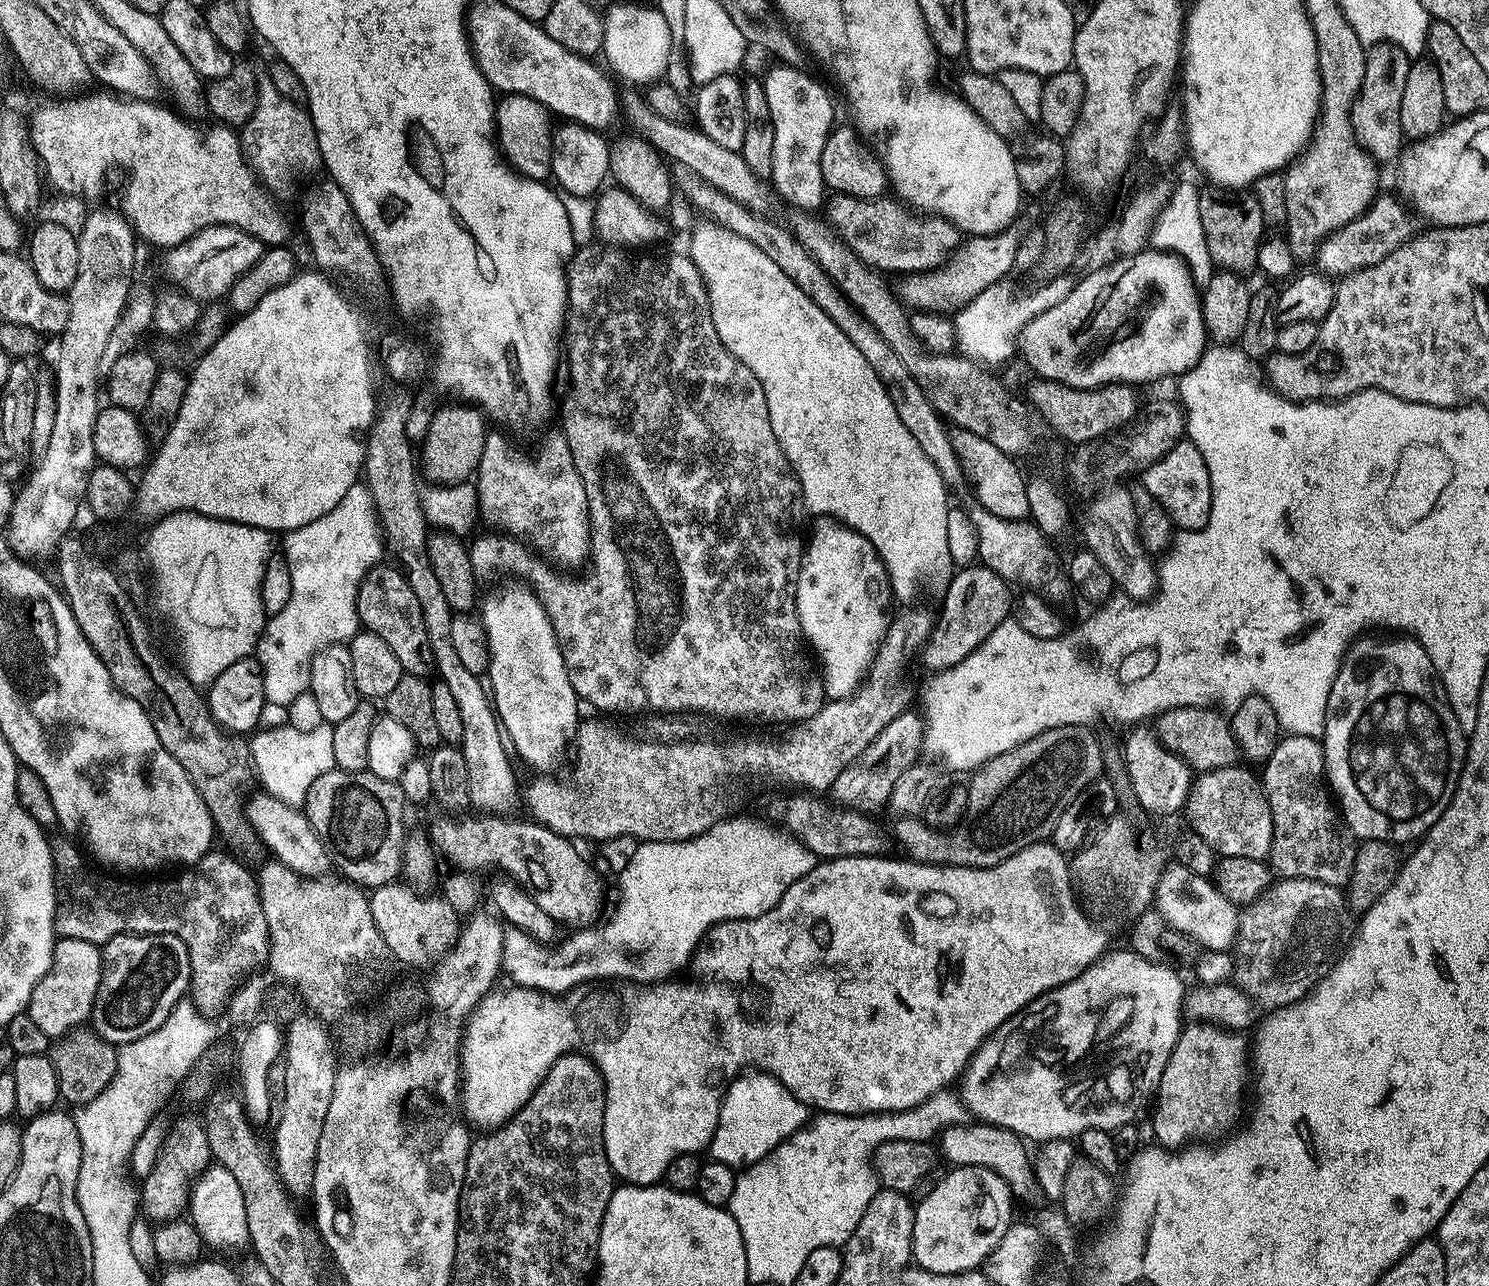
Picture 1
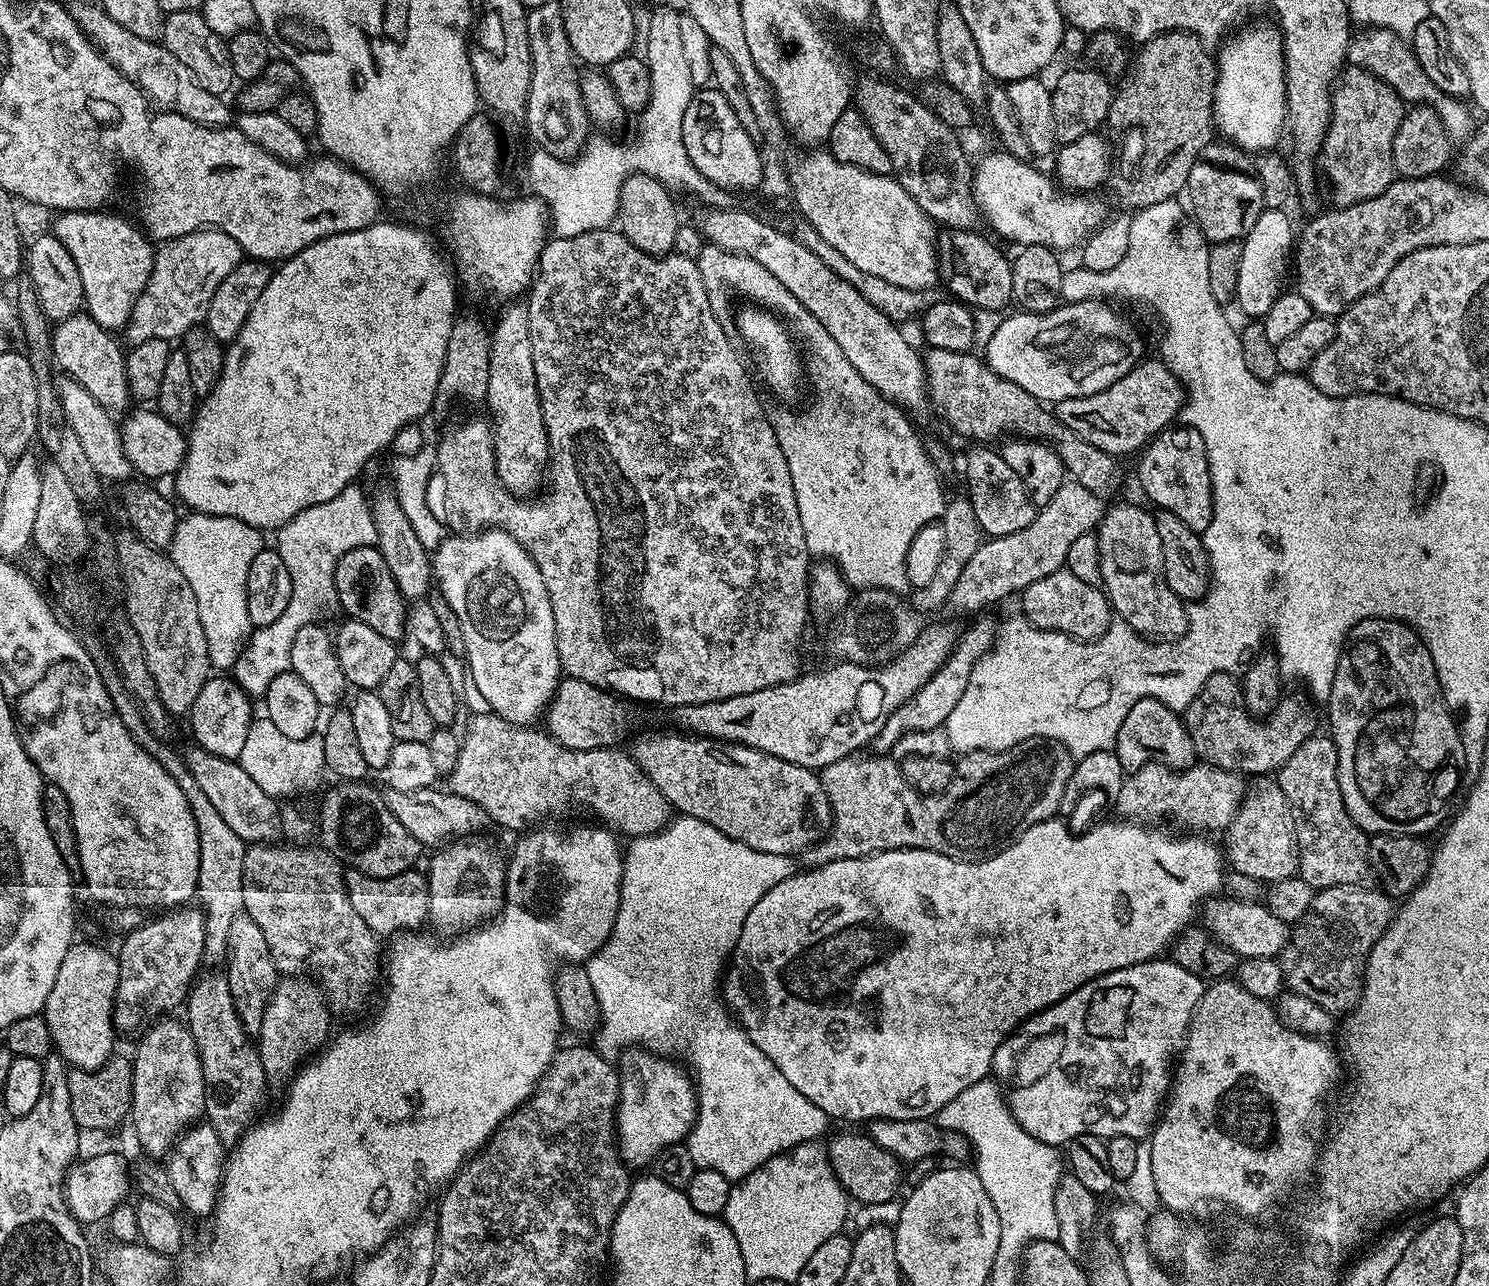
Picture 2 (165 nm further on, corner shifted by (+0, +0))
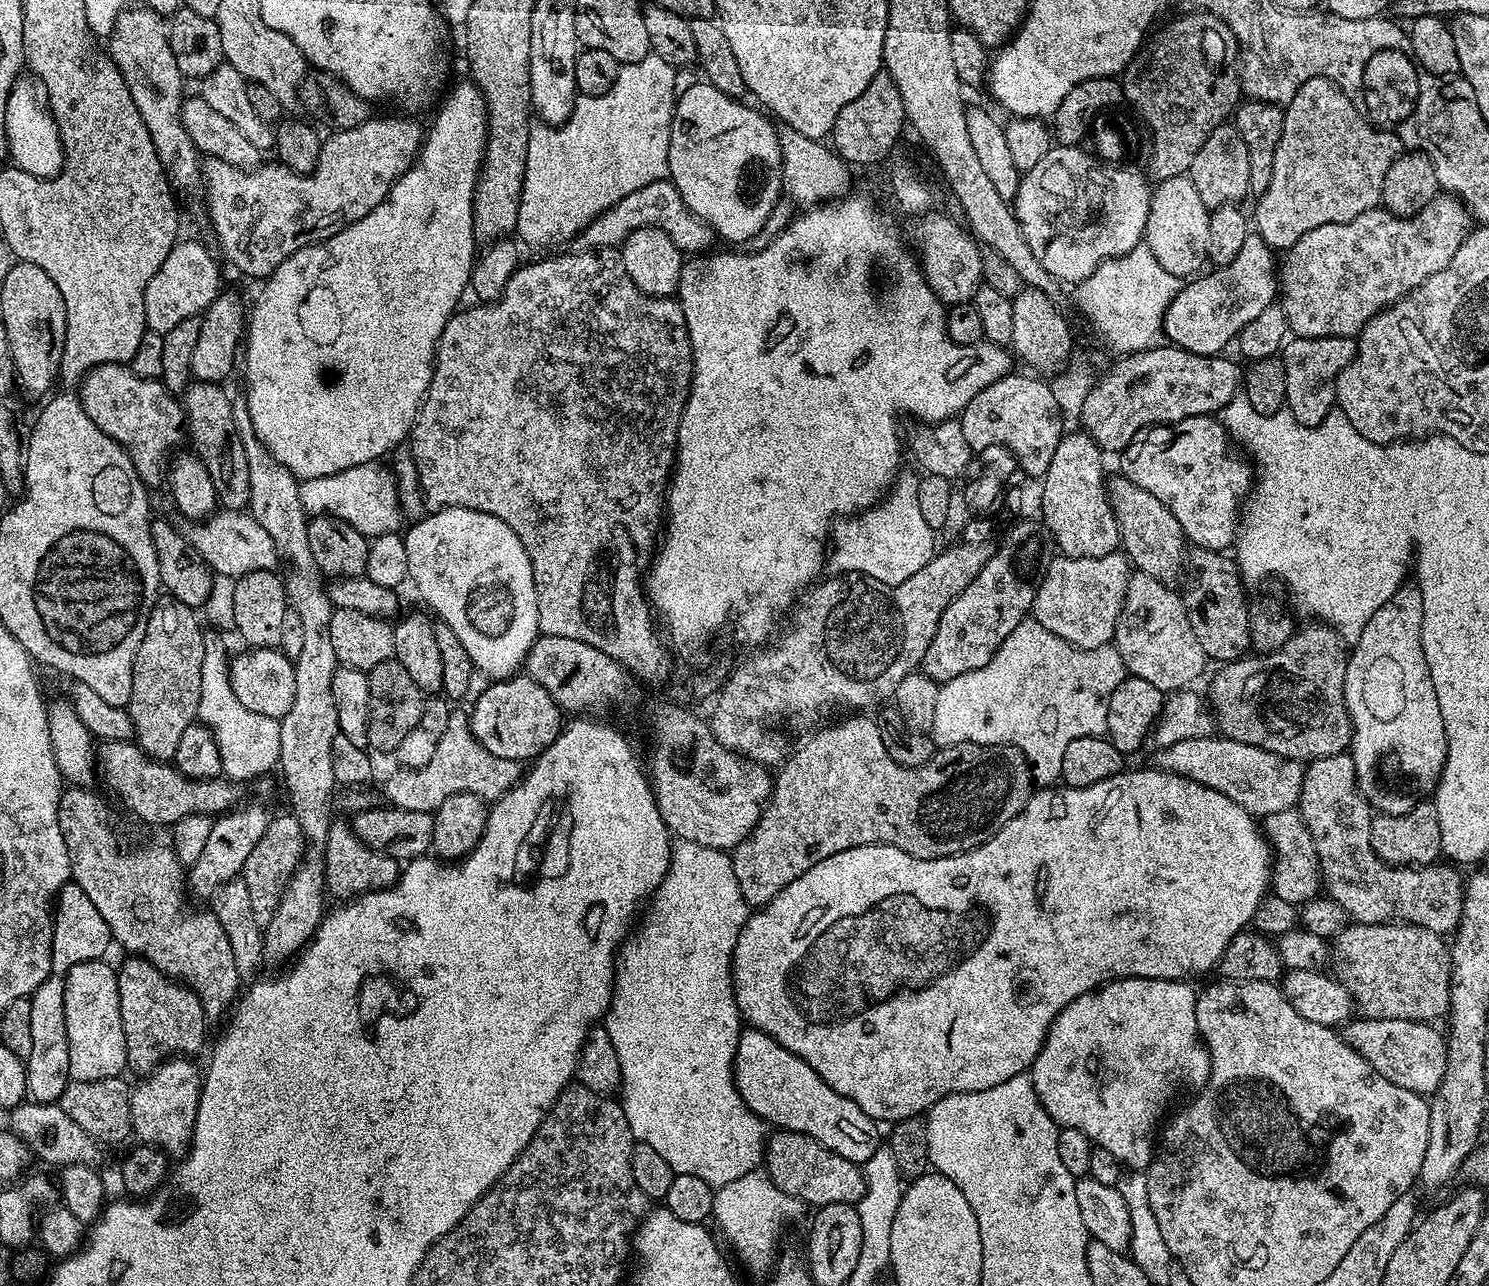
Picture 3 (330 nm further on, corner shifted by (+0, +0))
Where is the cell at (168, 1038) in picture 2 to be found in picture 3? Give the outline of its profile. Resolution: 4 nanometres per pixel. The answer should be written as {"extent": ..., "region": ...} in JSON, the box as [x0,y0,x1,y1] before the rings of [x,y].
{"extent":[116,954,204,1074],"region":[[[135,954],[127,957],[124,965],[119,965],[116,977],[118,978],[118,1002],[122,1014],[122,1030],[126,1034],[126,1054],[128,1055],[127,1067],[133,1068],[139,1074],[147,1074],[158,1064],[164,1063],[169,1058],[179,1057],[181,1054],[192,1054],[204,1044],[204,1007],[187,984],[179,979],[167,976],[160,972],[143,956]]]}

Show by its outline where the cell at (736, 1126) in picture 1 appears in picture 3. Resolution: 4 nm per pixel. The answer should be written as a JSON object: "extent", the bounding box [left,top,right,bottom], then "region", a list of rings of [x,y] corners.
{"extent":[606,839,766,1189],"region":[[[677,839],[673,843],[671,860],[662,882],[647,901],[634,931],[618,949],[616,978],[612,982],[612,1000],[608,1003],[606,1013],[606,1021],[608,1020],[606,1029],[610,1042],[613,1043],[614,1054],[618,1056],[618,1066],[620,1067],[618,1096],[622,1101],[626,1122],[628,1129],[632,1131],[633,1141],[651,1146],[653,1150],[658,1150],[658,1154],[662,1154],[662,1158],[666,1158],[666,1162],[672,1168],[673,1173],[694,1174],[694,1178],[702,1178],[702,1182],[711,1184],[713,1189],[734,1182],[734,1178],[742,1178],[742,1174],[757,1171],[761,1167],[766,1147],[765,1121],[755,1116],[742,1102],[732,1074],[732,1065],[736,1062],[736,1047],[742,1031],[742,1017],[740,1008],[736,1004],[736,994],[732,986],[732,952],[736,948],[738,934],[749,915],[750,906],[742,898],[742,892],[738,890],[738,880],[734,878],[731,855],[718,848],[707,848],[706,846],[698,846],[689,840]]]}

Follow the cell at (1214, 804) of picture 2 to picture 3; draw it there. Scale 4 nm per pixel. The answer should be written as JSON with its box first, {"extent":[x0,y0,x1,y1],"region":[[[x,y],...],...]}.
{"extent":[1153,736,1304,818],"region":[[[1221,736],[1187,739],[1173,746],[1157,749],[1153,765],[1163,772],[1190,777],[1207,788],[1226,794],[1254,818],[1263,818],[1295,807],[1304,777],[1299,761],[1284,759],[1260,747],[1234,742]]]}

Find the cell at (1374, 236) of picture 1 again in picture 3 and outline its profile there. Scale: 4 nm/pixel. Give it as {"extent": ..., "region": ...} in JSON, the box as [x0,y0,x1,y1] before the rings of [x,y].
{"extent":[1278,194,1473,338],"region":[[[1438,194],[1421,212],[1413,216],[1395,216],[1387,208],[1377,206],[1358,214],[1358,218],[1350,218],[1350,222],[1318,226],[1318,230],[1310,230],[1310,234],[1302,234],[1302,238],[1298,238],[1296,245],[1287,249],[1285,256],[1288,257],[1282,260],[1278,268],[1278,306],[1286,314],[1286,322],[1291,335],[1293,337],[1305,336],[1306,338],[1326,338],[1327,336],[1359,337],[1361,330],[1366,326],[1366,322],[1370,322],[1370,318],[1374,318],[1389,304],[1395,304],[1403,296],[1413,292],[1426,278],[1430,278],[1430,274],[1434,274],[1446,267],[1450,262],[1450,258],[1454,258],[1458,246],[1462,246],[1462,242],[1468,237],[1473,224],[1473,217],[1457,197],[1449,194]]]}

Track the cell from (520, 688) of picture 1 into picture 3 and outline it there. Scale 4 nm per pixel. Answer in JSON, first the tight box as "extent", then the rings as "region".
{"extent":[402,508,541,682],"region":[[[442,508],[433,511],[431,514],[433,516],[428,516],[425,520],[418,521],[408,533],[405,531],[402,536],[409,563],[408,575],[411,583],[416,583],[416,588],[420,591],[421,598],[429,604],[427,607],[435,613],[439,620],[446,622],[446,626],[450,626],[450,630],[454,630],[454,634],[457,636],[458,642],[462,642],[462,647],[466,650],[466,654],[470,654],[470,662],[473,669],[479,675],[481,672],[482,675],[489,676],[487,679],[492,682],[507,680],[521,671],[530,646],[536,641],[536,637],[541,635],[540,623],[538,622],[538,598],[534,590],[534,574],[530,566],[530,558],[526,554],[518,534],[514,534],[514,530],[510,530],[510,526],[506,526],[506,522],[502,522],[502,518],[494,518],[494,514],[486,514],[469,508]]]}

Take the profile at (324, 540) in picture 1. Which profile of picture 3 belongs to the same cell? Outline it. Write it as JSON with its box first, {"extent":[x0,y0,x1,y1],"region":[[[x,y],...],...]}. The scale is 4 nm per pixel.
{"extent":[302,463,400,538],"region":[[[379,463],[363,464],[333,476],[323,476],[305,483],[302,488],[305,497],[312,496],[310,512],[312,516],[333,516],[343,524],[350,524],[369,538],[384,533],[399,533],[400,492],[396,480]]]}

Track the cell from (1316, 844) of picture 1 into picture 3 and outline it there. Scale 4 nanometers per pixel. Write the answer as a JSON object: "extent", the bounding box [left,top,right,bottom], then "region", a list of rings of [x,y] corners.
{"extent":[1298,752,1465,933],"region":[[[1339,752],[1318,758],[1303,769],[1303,774],[1298,811],[1310,830],[1327,895],[1357,924],[1403,922],[1431,932],[1454,933],[1463,912],[1465,881],[1460,880],[1455,867],[1444,862],[1413,870],[1389,866],[1381,859],[1372,849],[1374,812],[1360,795],[1351,755]]]}

